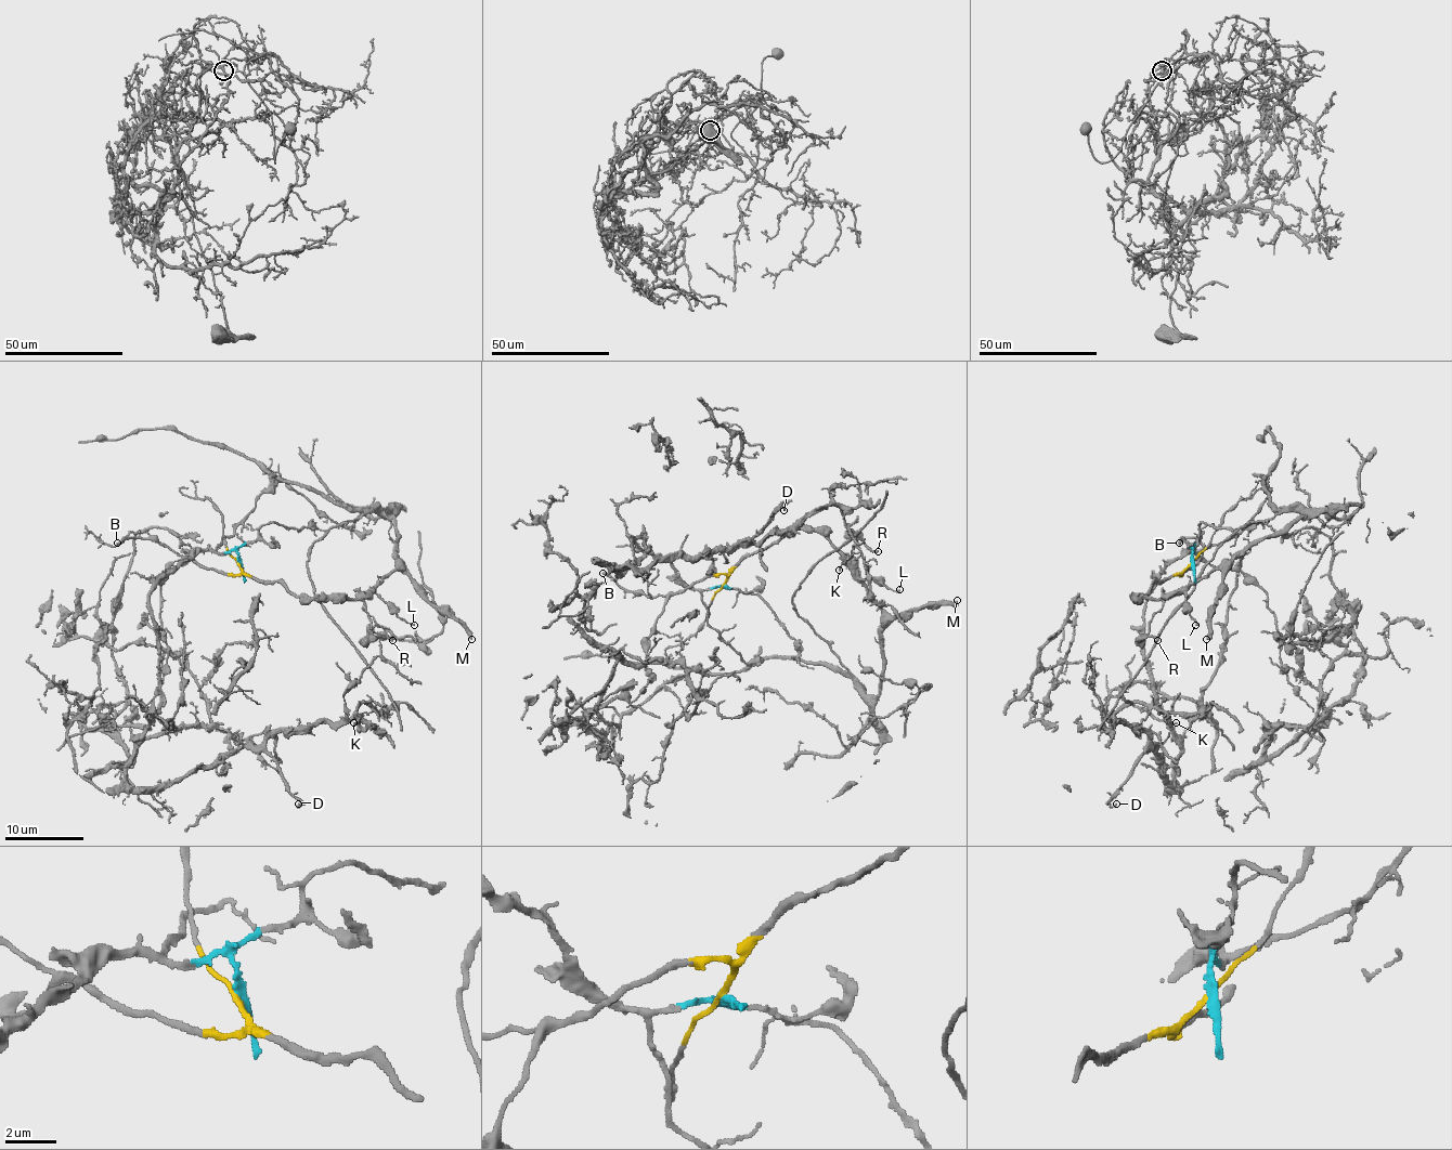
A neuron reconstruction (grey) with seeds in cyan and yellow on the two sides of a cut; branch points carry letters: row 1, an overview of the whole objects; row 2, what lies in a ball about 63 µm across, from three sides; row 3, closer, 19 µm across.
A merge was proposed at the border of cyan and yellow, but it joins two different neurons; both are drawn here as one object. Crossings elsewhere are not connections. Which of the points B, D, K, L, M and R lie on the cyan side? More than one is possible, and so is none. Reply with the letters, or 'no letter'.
D, K

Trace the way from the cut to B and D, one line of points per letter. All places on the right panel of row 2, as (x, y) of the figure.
B: (1191, 564), (1179, 574), (1200, 558), (1203, 546), (1197, 538), (1183, 538), (1179, 543)
D: (1191, 564), (1195, 550), (1168, 566), (1142, 631), (1179, 745), (1174, 787), (1152, 747), (1116, 802)

